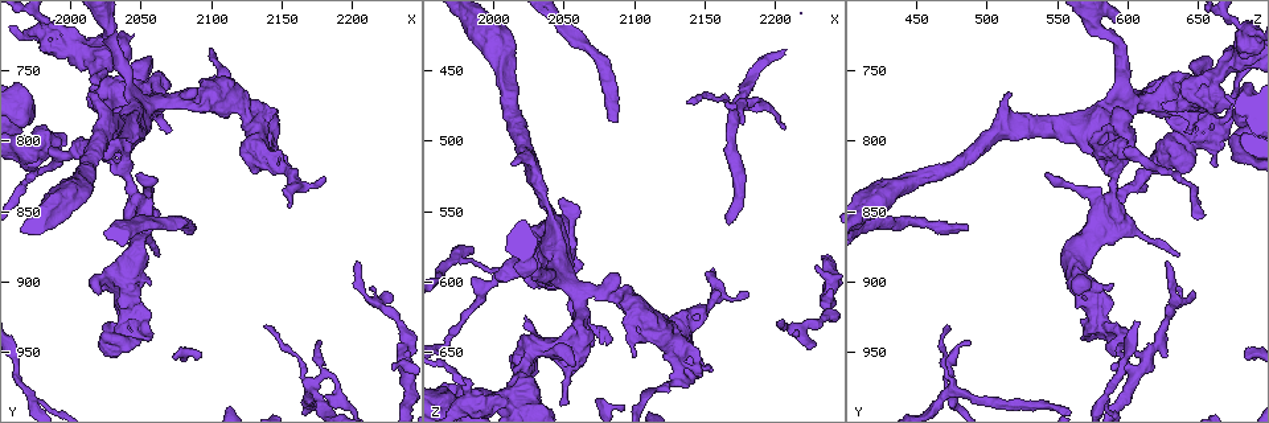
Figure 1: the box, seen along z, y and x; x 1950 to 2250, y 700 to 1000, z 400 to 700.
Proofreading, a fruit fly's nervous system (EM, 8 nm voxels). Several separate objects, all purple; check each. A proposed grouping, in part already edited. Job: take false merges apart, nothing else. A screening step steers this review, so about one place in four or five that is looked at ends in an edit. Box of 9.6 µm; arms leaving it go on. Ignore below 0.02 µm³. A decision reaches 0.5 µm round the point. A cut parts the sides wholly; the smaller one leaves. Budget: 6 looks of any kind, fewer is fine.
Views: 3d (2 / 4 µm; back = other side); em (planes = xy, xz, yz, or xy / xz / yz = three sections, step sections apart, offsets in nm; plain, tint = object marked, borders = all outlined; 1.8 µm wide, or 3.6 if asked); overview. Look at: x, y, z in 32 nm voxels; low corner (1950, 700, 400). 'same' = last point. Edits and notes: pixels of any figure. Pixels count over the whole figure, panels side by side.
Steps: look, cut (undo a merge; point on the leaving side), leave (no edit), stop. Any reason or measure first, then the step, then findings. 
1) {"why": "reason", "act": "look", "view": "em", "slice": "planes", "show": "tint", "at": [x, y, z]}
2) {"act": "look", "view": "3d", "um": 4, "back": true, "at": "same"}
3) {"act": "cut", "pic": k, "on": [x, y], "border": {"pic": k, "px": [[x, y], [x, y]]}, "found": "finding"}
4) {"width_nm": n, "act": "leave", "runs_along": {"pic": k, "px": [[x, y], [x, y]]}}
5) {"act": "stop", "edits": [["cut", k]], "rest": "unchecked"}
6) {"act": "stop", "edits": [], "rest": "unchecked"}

{"why": "abrupt turn", "act": "look", "view": "em", "slice": "planes", "show": "tint", "at": [2180, 980, 474]}

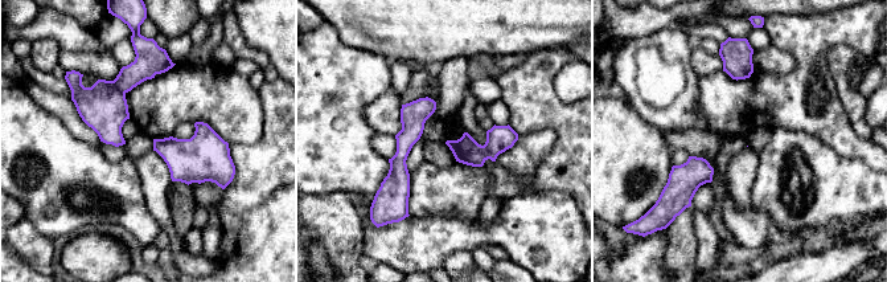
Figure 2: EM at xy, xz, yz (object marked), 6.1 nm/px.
{"act": "cut", "pic": 2, "on": [103, 107], "part_leaving": {"pic": 2, "px": [[427, 101], [399, 158], [403, 205]]}, "found": "a second neuron is stuck on"}

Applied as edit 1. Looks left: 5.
{"why": "looks like a crossing", "act": "look", "view": "em", "slice": "planes", "show": "tint", "at": [2132, 786, 642]}

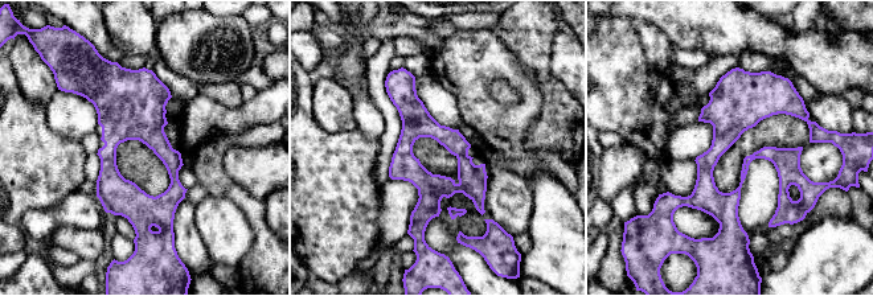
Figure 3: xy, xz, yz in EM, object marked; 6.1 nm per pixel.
{"act": "leave", "runs_along": {"pic": 3, "px": [[408, 75], [418, 225]]}, "found": "all the same neuron"}

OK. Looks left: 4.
{"why": "arms part here", "act": "look", "view": "em", "slice": "yz", "step": 8, "show": "tint", "at": [2034, 762, 646]}

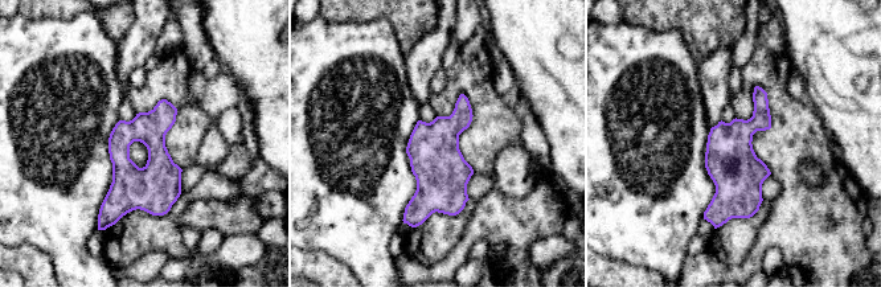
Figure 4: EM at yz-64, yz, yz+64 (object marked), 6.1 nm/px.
{"act": "look", "view": "em", "slice": "planes", "show": "borders", "at": "same"}

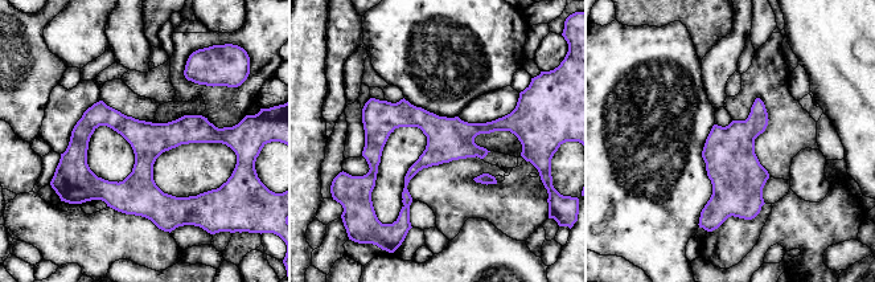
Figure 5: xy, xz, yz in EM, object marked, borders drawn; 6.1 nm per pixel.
{"act": "leave", "found": "continuous, no second neuron"}

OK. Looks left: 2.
{"act": "stop", "edits": [["cut", 2]], "rest": "unchecked"}

